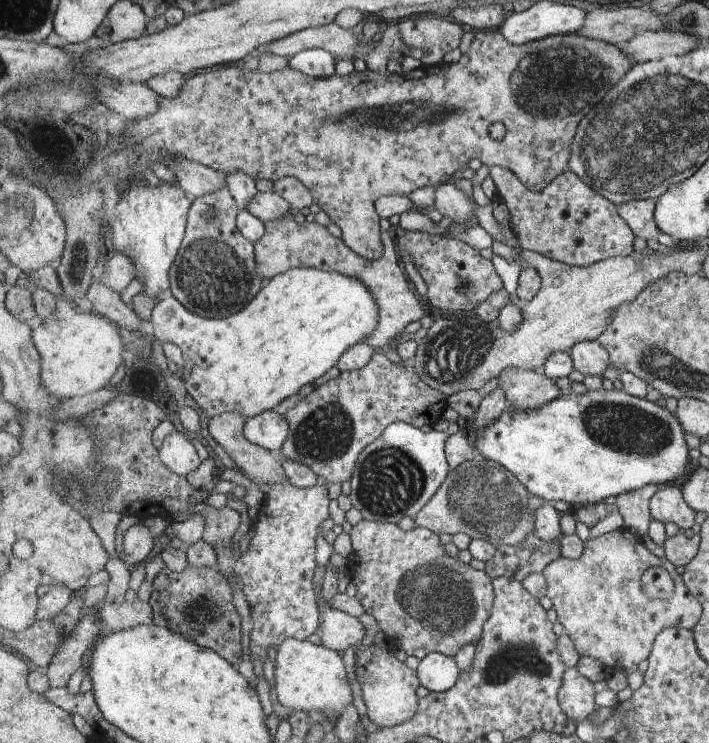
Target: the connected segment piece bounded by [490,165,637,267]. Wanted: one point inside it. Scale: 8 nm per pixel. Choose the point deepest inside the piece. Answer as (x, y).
(569, 221)

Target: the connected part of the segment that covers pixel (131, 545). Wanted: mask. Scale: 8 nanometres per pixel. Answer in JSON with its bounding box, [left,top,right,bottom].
[122,520,153,566]

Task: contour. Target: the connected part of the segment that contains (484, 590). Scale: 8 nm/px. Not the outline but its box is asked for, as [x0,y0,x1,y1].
[349,518,495,661]

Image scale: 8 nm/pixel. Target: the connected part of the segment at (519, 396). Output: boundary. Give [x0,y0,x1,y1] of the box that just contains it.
[499,368,561,410]

